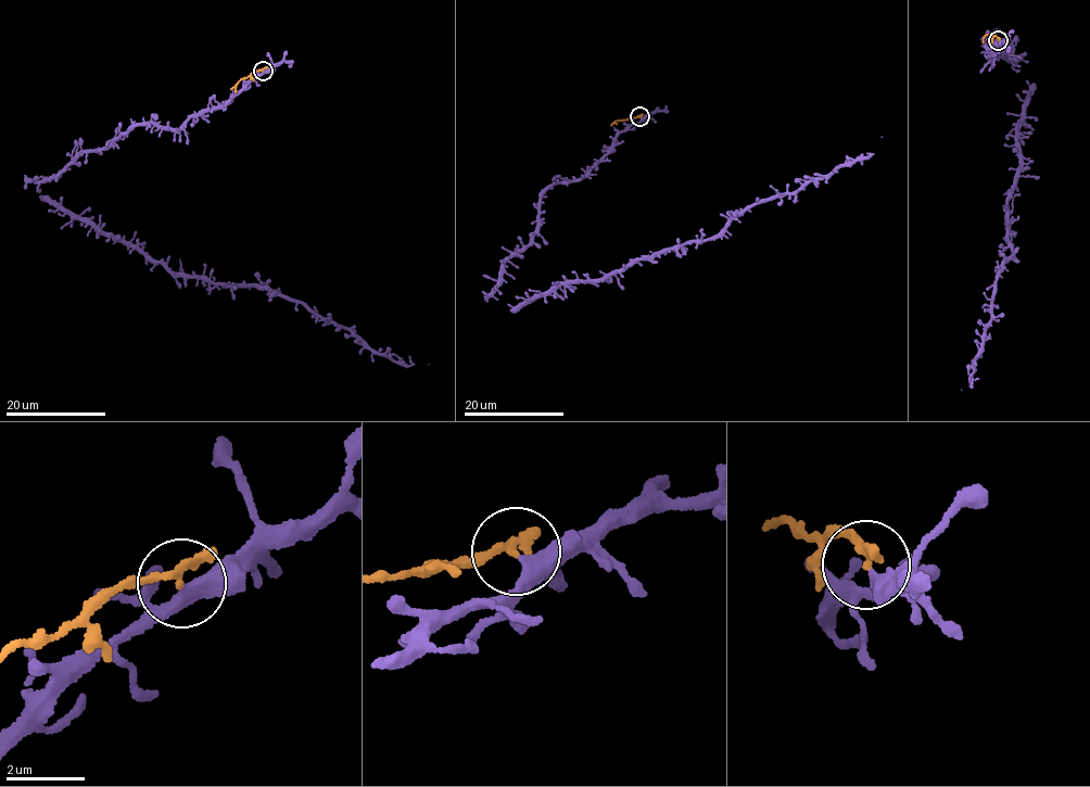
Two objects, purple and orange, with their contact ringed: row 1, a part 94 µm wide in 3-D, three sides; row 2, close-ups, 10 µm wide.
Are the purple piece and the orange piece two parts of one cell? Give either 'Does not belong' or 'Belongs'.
Does not belong

